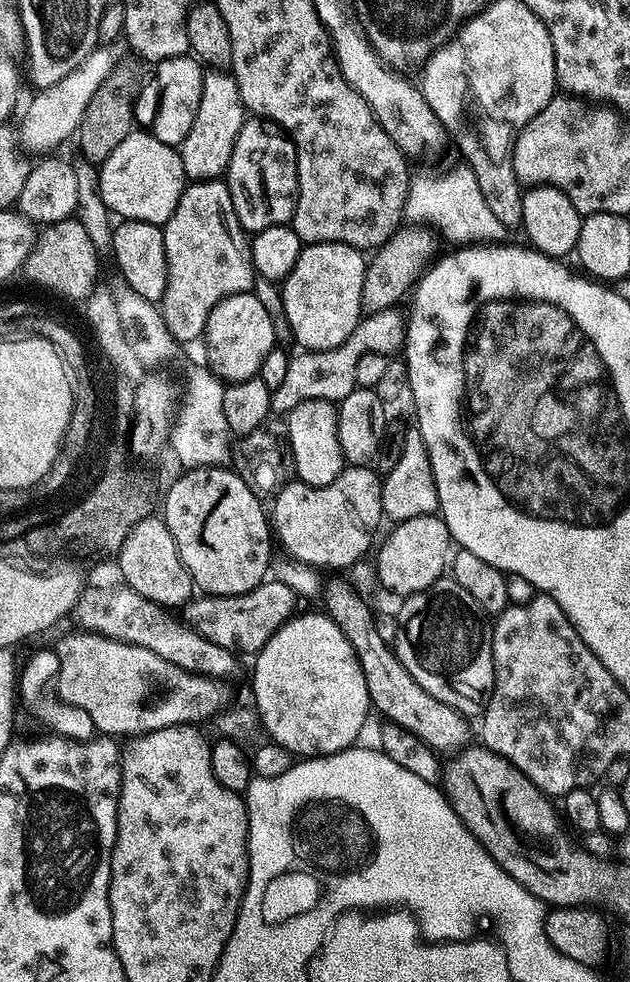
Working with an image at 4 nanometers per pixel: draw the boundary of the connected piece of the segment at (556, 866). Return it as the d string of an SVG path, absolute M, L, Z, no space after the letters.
M470 746L455 760L458 761L450 763L449 766L447 764L443 769L443 791L451 801L460 823L476 835L476 841L492 855L494 862L498 862L502 870L506 870L506 874L510 874L510 878L530 890L530 894L544 901L545 905L557 908L588 906L593 903L595 896L603 894L604 883L608 880L602 866L604 864L580 848L574 848L560 834L559 824L562 822L557 809L556 812L552 809L553 801L540 792L509 760L483 746Z

